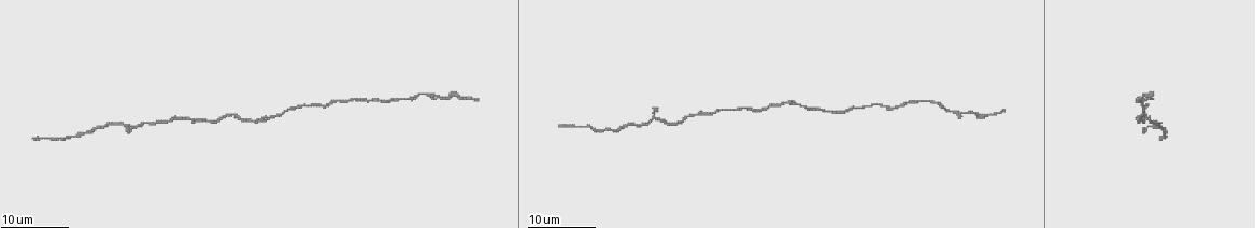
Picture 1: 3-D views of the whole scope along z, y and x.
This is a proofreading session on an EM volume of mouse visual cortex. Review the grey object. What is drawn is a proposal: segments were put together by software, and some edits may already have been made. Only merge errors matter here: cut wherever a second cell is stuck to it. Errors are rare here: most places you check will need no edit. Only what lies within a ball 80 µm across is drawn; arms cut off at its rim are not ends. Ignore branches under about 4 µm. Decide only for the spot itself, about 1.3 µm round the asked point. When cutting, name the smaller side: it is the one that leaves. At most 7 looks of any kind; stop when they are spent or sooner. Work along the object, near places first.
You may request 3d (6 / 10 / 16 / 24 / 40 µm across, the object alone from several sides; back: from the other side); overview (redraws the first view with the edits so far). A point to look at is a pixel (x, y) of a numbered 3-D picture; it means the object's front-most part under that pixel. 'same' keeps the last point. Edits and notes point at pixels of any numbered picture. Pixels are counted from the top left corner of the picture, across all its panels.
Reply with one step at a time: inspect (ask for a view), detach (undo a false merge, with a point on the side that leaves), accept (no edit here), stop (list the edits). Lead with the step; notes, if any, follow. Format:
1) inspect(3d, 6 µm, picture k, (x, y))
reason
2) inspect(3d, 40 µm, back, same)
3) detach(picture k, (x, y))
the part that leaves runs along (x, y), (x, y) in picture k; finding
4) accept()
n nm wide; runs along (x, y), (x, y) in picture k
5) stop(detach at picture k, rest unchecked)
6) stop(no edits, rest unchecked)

inspect(3d, 16 µm, picture 1, (170, 121))
calibre changes

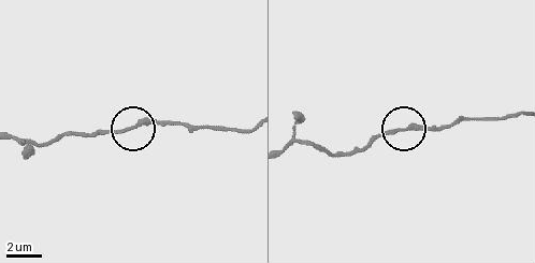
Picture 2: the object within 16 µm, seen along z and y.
inspect(3d, 10 µm, picture 2, (136, 125))

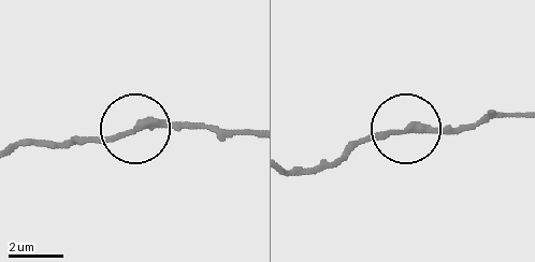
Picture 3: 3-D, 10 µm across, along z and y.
accept()
continuous, no second cell

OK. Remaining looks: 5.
inspect(3d, 16 µm, picture 1, (654, 116))
calibre changes

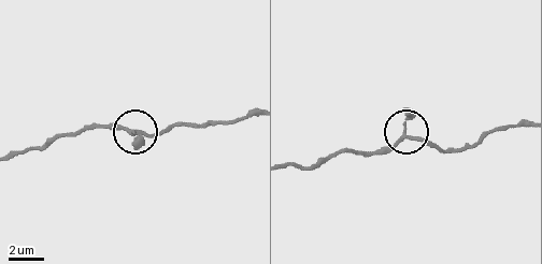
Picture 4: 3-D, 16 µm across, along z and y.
inspect(3d, 10 µm, picture 4, (404, 137))

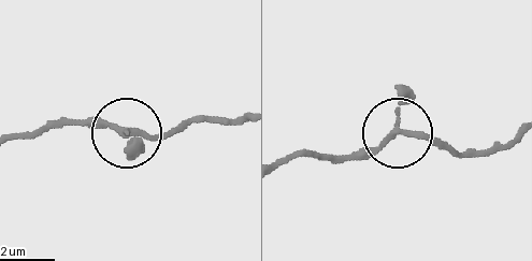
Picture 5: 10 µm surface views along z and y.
accept()
runs along (240, 116), (191, 119), (156, 133), (75, 121) in picture 5; one cell here

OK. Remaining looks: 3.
inspect(3d, 16 µm, picture 1, (71, 137))
thin neck

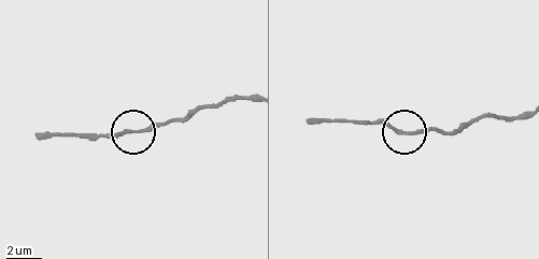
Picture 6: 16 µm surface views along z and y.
inspect(3d, 10 µm, picture 6, (138, 132))

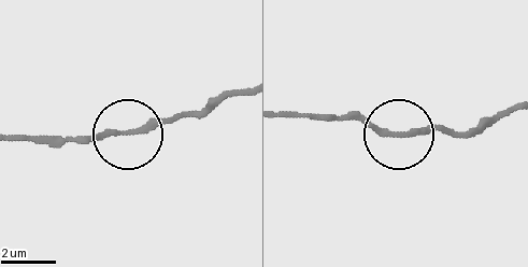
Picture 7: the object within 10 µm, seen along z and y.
accept()
200 nm wide; runs along (245, 89), (128, 130), (40, 138) in picture 7; one cell here

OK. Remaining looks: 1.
stop(no edits, rest unchecked)

